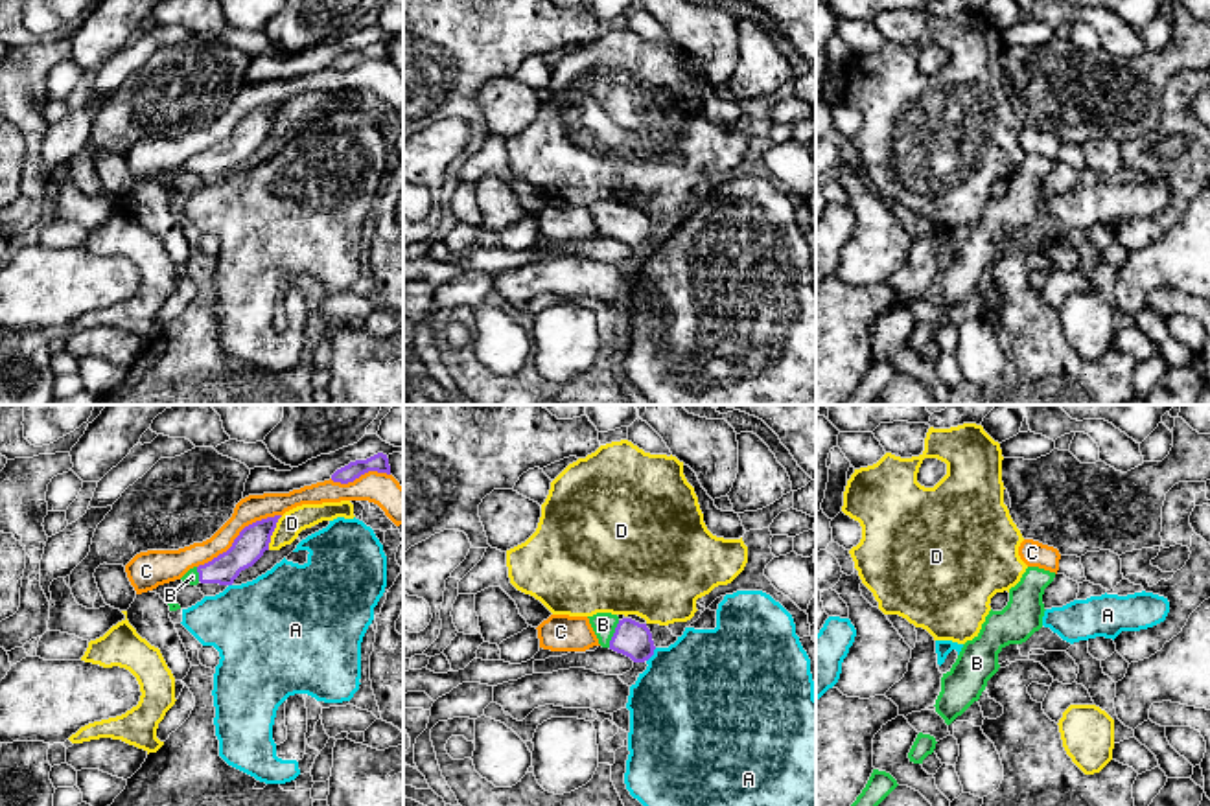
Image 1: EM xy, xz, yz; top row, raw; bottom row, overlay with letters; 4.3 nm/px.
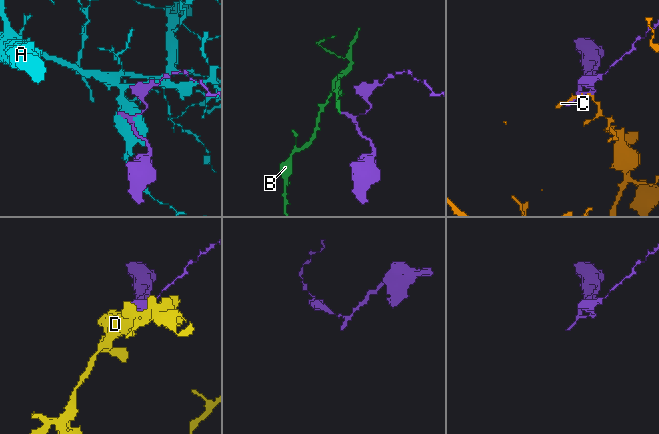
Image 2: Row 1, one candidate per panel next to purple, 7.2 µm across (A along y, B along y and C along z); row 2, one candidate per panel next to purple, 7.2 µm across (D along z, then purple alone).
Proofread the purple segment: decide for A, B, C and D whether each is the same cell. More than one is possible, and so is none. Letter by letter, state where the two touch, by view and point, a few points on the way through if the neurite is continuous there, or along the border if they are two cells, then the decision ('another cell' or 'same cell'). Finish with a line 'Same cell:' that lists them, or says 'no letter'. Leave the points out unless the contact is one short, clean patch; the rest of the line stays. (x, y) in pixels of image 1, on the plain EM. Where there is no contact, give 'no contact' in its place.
A: xz (652, 241) | another cell
B: xz (614, 221) | across xz (632, 227), (614, 221), (603, 212) | same cell
C: xy (238, 124) | another cell
D: xy (273, 118) | along xy (282, 103), (267, 137) | another cell
Same cell: B

